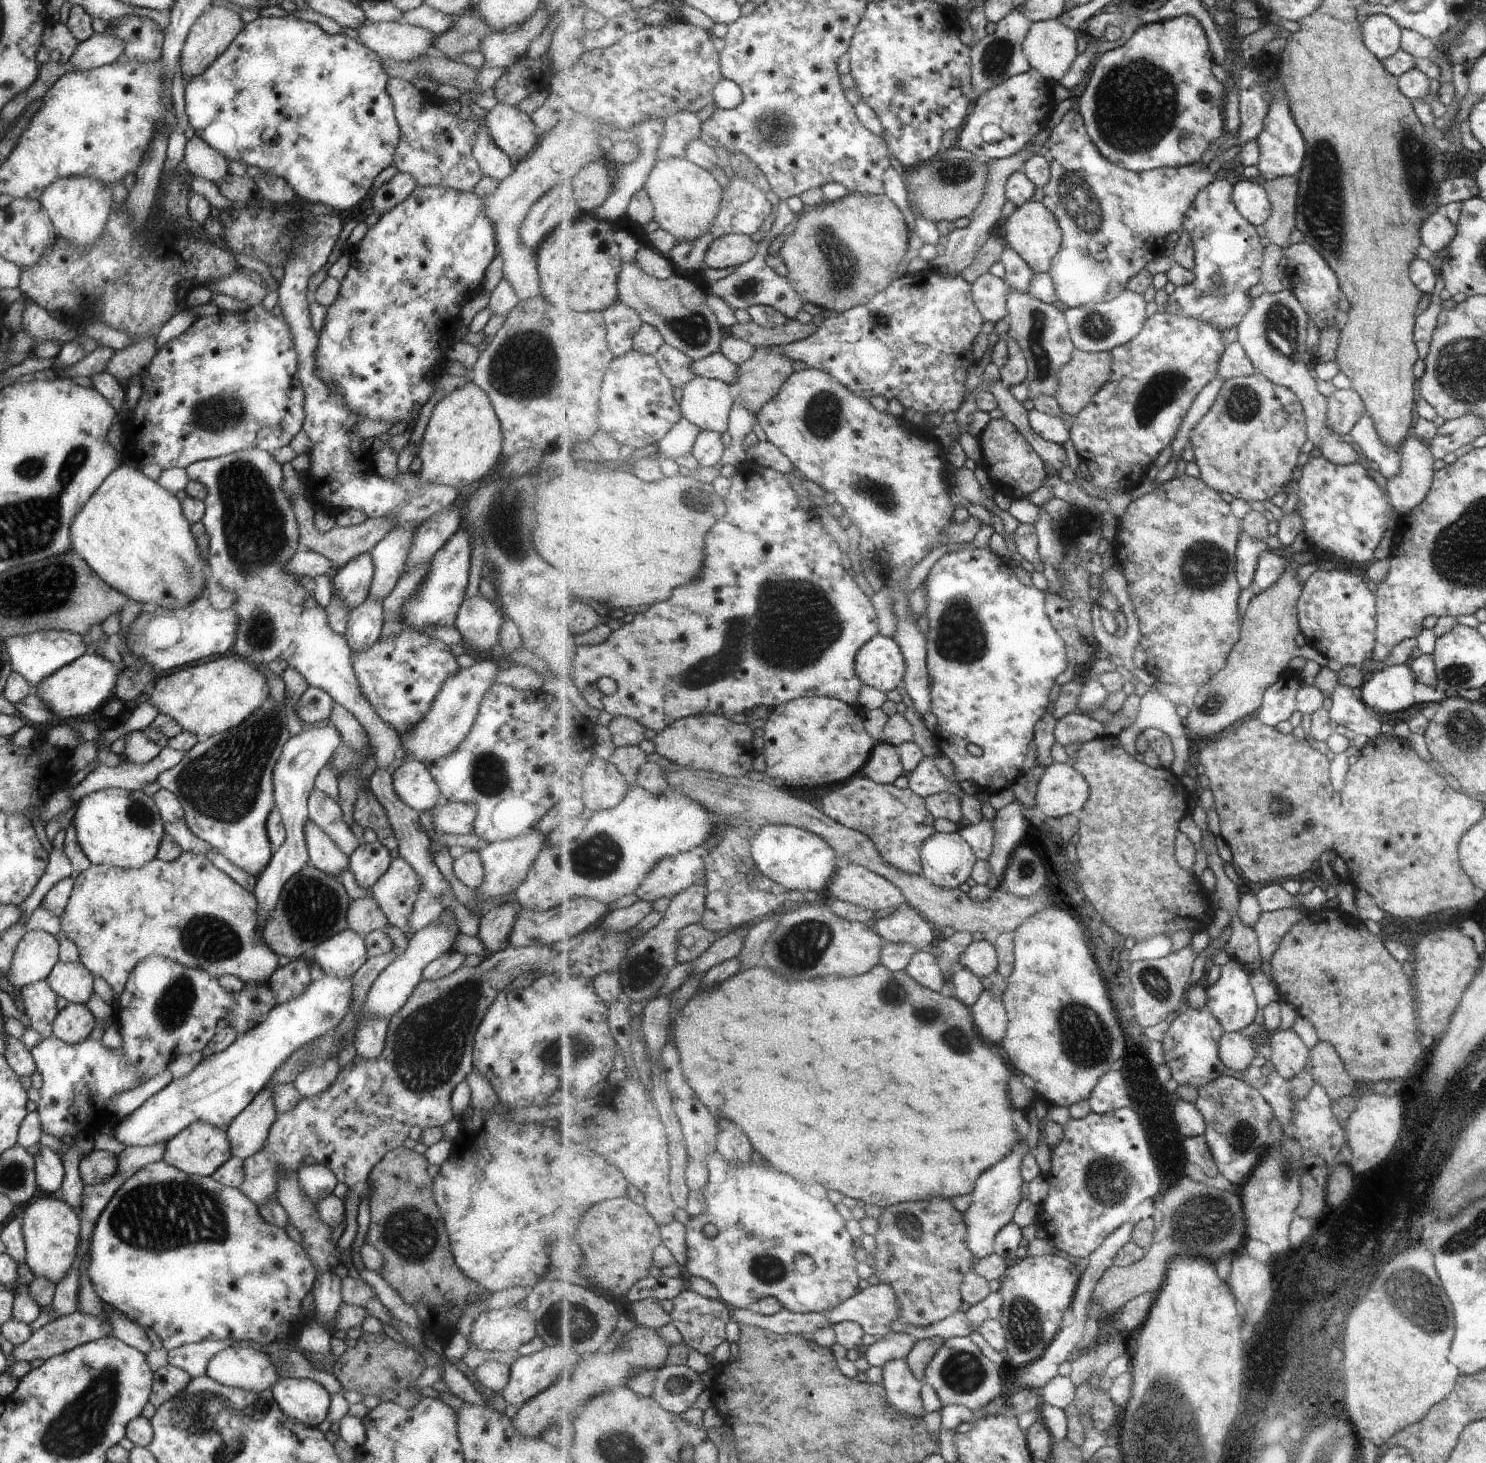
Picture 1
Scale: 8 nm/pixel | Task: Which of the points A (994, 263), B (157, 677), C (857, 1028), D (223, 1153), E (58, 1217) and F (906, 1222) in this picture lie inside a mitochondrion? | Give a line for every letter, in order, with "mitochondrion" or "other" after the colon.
A: other
B: other
C: other
D: other
E: other
F: mitochondrion

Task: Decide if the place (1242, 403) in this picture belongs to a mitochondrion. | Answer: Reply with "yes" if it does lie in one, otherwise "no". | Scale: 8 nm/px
yes

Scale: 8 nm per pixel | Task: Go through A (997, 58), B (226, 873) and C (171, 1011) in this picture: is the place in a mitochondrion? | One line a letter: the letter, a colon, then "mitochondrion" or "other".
A: mitochondrion
B: other
C: mitochondrion

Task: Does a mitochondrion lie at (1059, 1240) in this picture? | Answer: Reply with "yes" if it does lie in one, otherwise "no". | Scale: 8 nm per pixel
no

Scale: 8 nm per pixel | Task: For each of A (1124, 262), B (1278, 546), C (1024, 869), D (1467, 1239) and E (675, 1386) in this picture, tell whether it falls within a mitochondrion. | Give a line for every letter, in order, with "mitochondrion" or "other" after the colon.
A: other
B: other
C: mitochondrion
D: mitochondrion
E: mitochondrion

